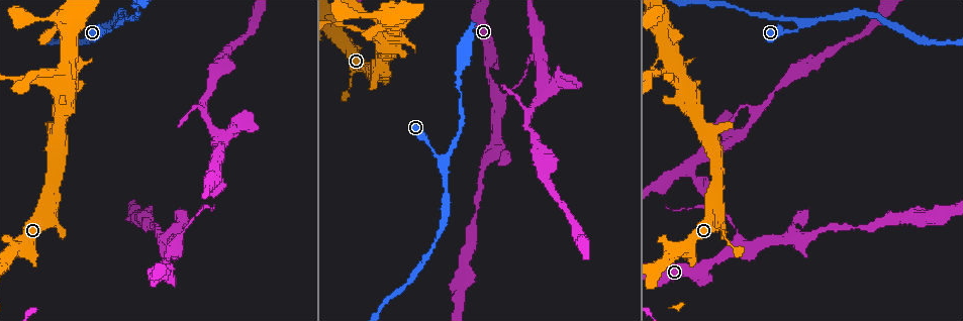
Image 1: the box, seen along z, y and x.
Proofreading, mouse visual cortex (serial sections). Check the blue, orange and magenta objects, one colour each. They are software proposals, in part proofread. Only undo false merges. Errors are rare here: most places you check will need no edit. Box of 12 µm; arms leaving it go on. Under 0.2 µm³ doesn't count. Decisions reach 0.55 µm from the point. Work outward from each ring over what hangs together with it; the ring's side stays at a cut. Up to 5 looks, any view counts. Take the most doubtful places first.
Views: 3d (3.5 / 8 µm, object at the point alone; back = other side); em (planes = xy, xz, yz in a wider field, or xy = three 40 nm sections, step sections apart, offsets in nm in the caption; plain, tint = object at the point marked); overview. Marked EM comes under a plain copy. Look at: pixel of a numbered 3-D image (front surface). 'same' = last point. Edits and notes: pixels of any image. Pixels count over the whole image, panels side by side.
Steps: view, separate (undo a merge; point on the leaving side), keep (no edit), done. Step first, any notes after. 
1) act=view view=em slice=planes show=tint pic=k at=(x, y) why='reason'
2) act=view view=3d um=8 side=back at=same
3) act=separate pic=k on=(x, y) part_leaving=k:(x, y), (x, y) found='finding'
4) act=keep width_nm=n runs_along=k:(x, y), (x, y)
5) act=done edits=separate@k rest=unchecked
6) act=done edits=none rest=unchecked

act=view view=3d um=3.5 pic=1 at=(803, 22) why='branch point'

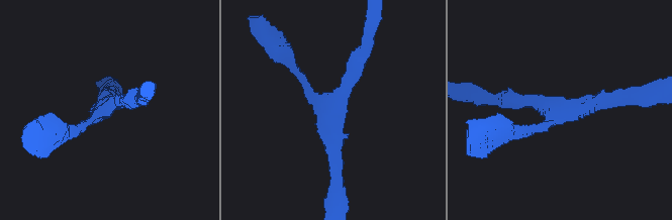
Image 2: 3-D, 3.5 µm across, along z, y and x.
act=view view=em slice=xy step=1 show=tint pic=2 at=(558, 113) why='need the tissue'

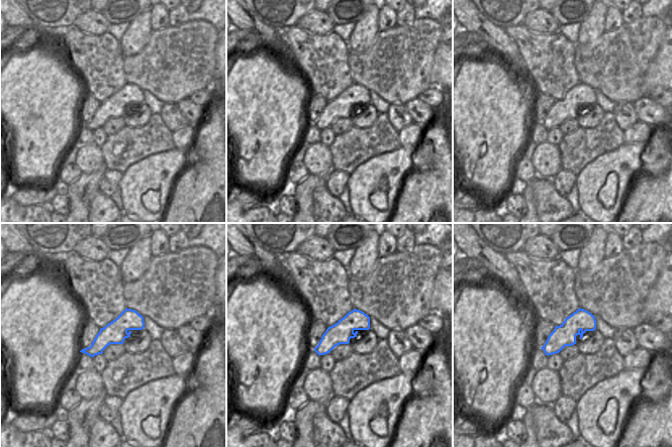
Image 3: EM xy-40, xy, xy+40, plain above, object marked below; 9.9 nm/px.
act=keep runs_along=2:(288, 57), (331, 114), (334, 168) found='continuous, no second cell'

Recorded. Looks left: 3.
act=view view=3d um=3.5 pic=1 at=(58, 15) why='abrupt turn'

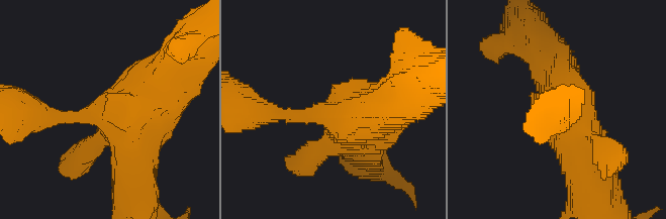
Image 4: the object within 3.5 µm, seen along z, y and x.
act=view view=em slice=planes show=tint pic=4 at=(113, 110) why='now the EM'

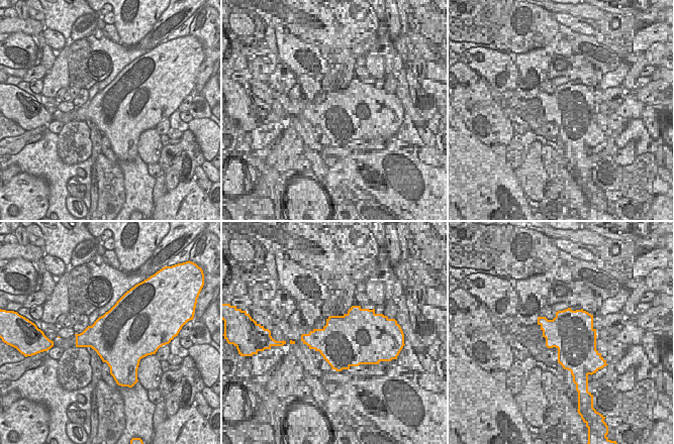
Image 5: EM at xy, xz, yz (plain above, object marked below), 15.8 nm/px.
act=keep width_nm=950 runs_along=4:(133, 169), (112, 109), (46, 119) found='all the same cell'

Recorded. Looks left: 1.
act=done edits=none rest=unchecked

